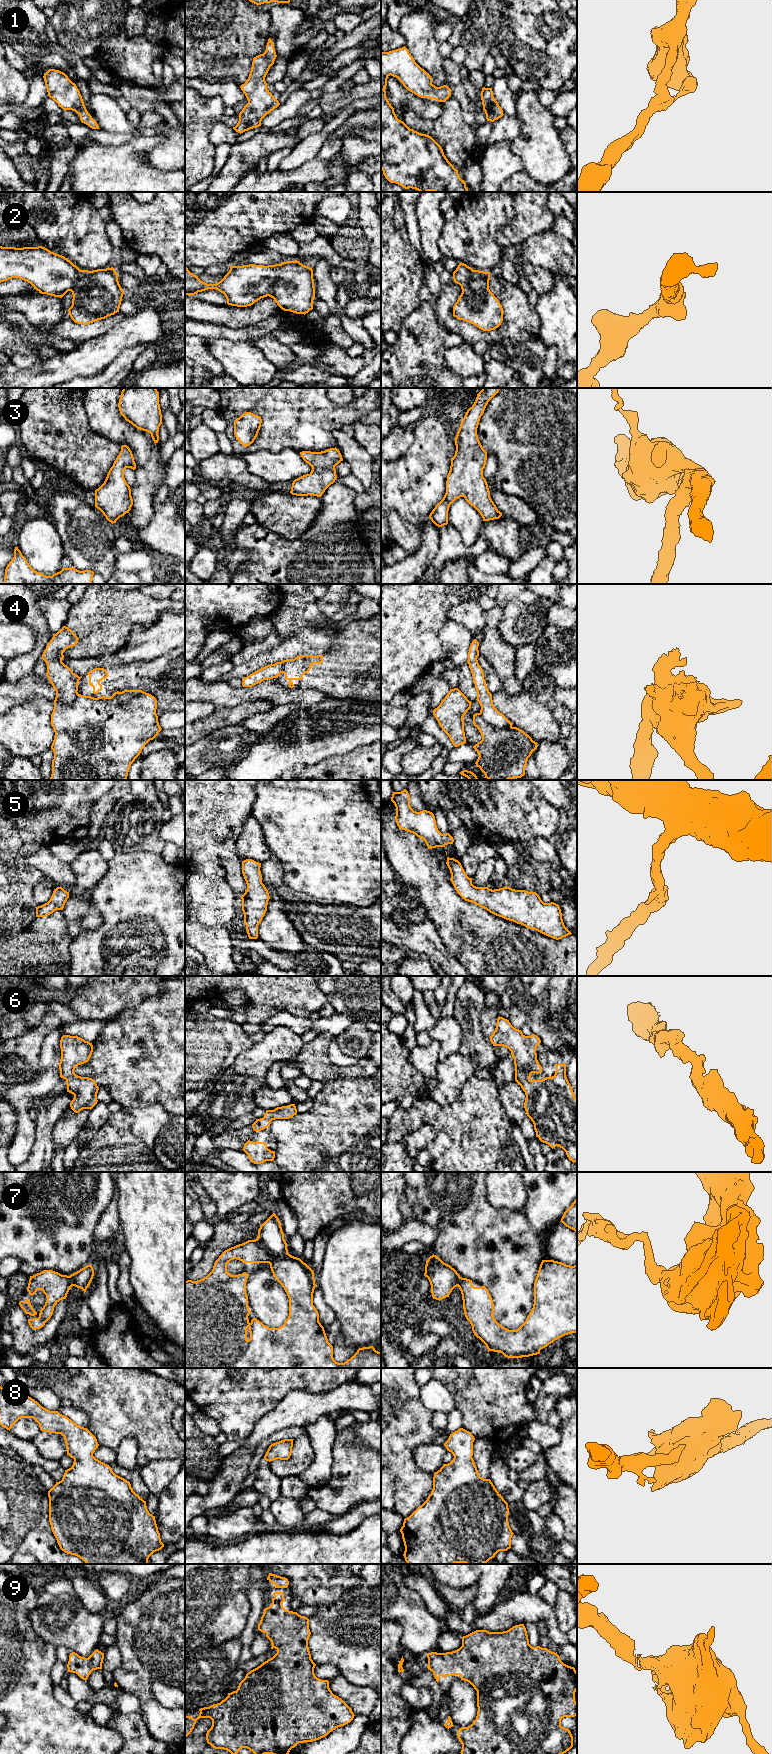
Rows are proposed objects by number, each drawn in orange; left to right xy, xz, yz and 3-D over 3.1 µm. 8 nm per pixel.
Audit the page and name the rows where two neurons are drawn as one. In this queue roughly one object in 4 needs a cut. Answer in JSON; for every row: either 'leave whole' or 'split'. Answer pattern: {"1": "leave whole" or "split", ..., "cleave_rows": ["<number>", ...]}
{"1": "leave whole", "2": "leave whole", "3": "leave whole", "4": "split", "5": "leave whole", "6": "leave whole", "7": "split", "8": "leave whole", "9": "leave whole", "cleave_rows": ["4", "7"]}

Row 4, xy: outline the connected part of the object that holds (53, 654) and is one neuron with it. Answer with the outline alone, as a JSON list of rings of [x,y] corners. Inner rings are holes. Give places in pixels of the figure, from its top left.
[[[60,630],[53,635],[52,639],[47,644],[41,658],[47,664],[47,675],[50,679],[53,680],[52,686],[56,691],[55,698],[65,704],[71,704],[77,696],[79,676],[73,673],[73,681],[71,683],[60,681],[62,674],[62,668],[60,667],[60,664],[62,662],[62,659],[64,658],[63,652],[69,648],[65,645],[65,642],[63,641],[64,634],[65,633]],[[65,688],[72,689],[70,699],[66,699],[63,697],[63,690]]]

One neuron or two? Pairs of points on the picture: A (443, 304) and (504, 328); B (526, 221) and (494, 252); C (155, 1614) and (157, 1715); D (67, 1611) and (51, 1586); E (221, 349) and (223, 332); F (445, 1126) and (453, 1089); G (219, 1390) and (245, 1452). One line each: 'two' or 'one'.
A: one
B: two
C: one
D: two
E: two
F: two
G: two

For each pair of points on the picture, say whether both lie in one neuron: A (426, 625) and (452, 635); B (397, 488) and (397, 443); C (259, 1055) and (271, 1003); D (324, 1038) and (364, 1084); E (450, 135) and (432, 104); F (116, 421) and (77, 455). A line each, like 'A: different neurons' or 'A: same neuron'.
A: different neurons
B: different neurons
C: different neurons
D: different neurons
E: different neurons
F: different neurons

